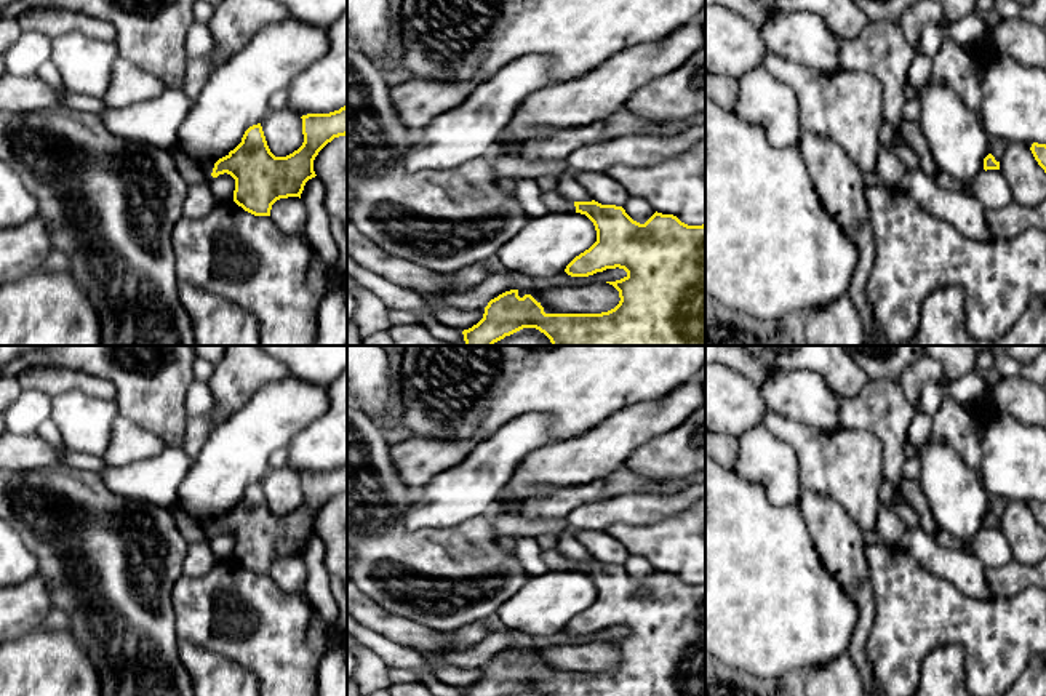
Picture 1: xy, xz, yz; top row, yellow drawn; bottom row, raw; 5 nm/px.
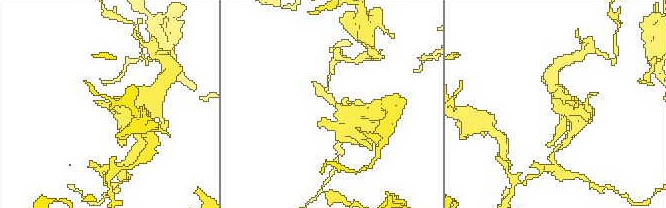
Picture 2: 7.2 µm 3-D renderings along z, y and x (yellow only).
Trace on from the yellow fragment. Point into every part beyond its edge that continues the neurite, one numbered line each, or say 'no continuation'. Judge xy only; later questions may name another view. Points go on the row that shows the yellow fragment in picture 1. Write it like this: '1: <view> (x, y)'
1: xy (207, 167)

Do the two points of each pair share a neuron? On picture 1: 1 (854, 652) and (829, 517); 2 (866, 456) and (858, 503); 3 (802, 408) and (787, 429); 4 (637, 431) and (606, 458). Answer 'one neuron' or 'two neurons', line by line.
1: one neuron
2: one neuron
3: two neurons
4: one neuron

